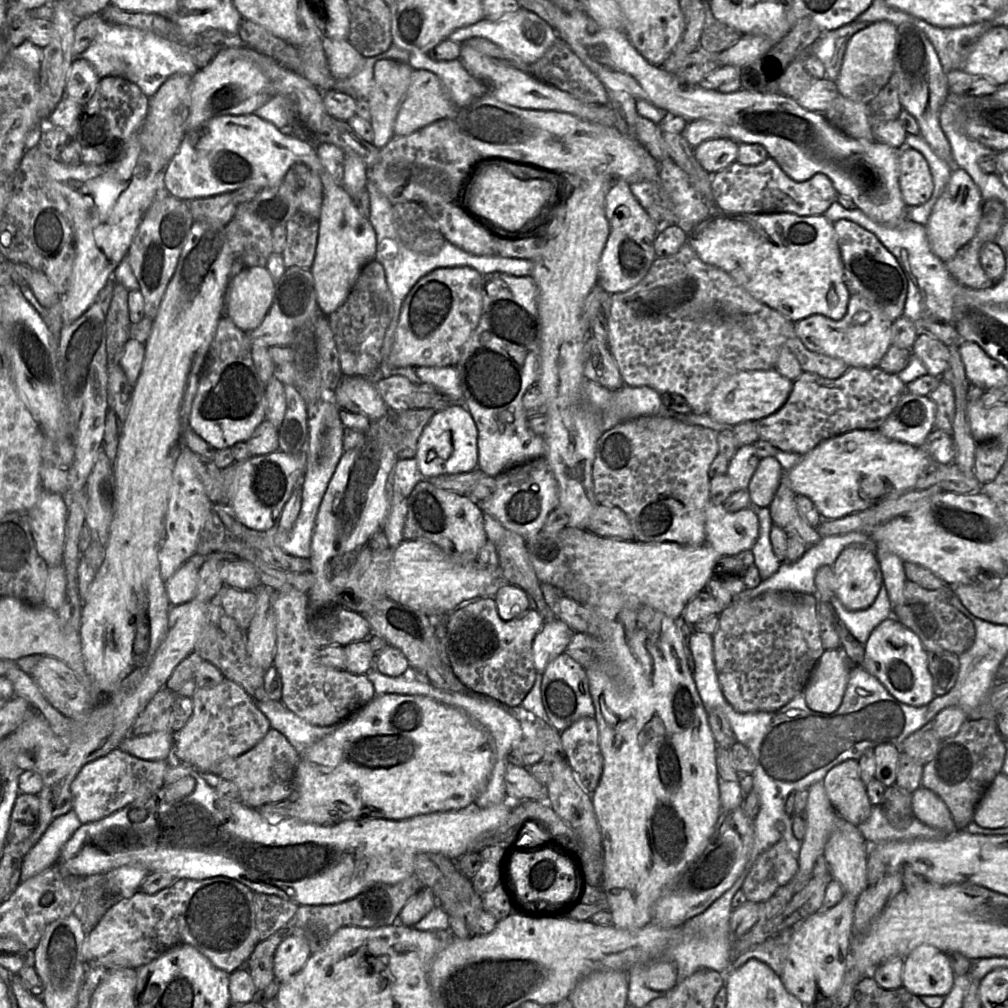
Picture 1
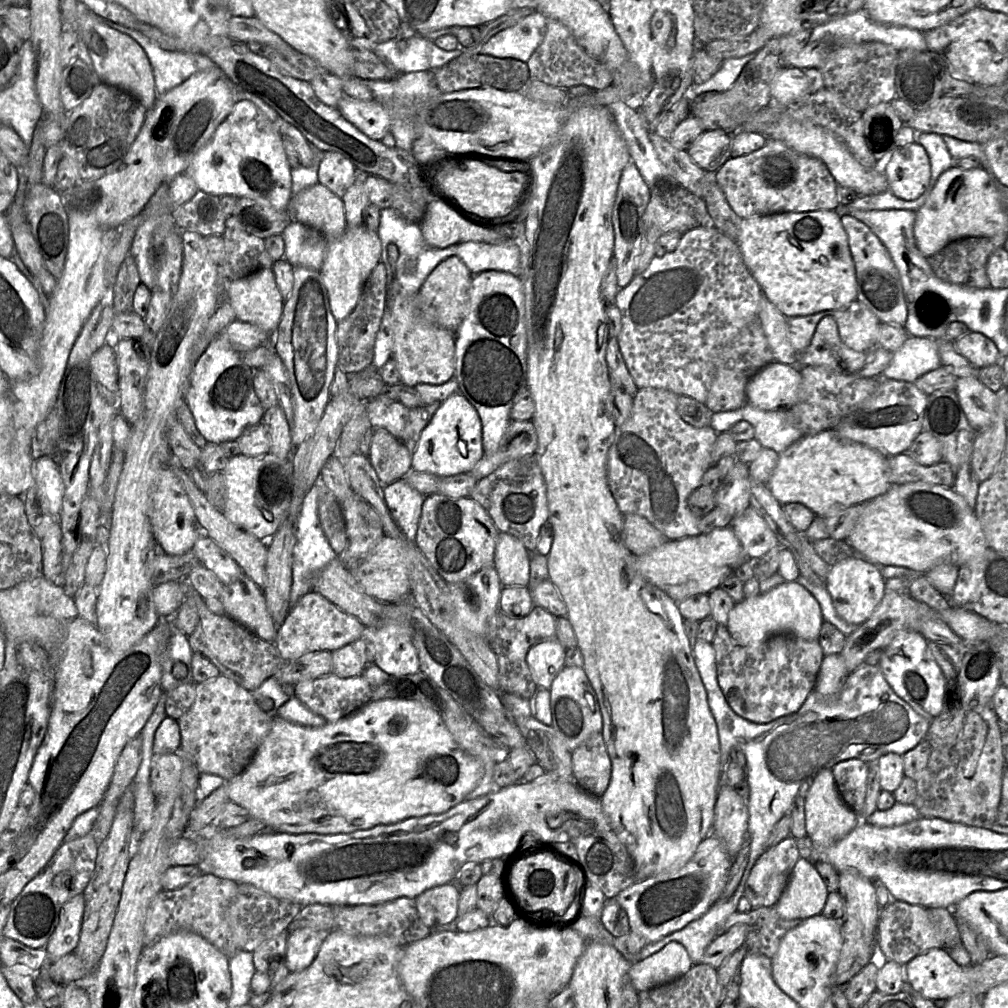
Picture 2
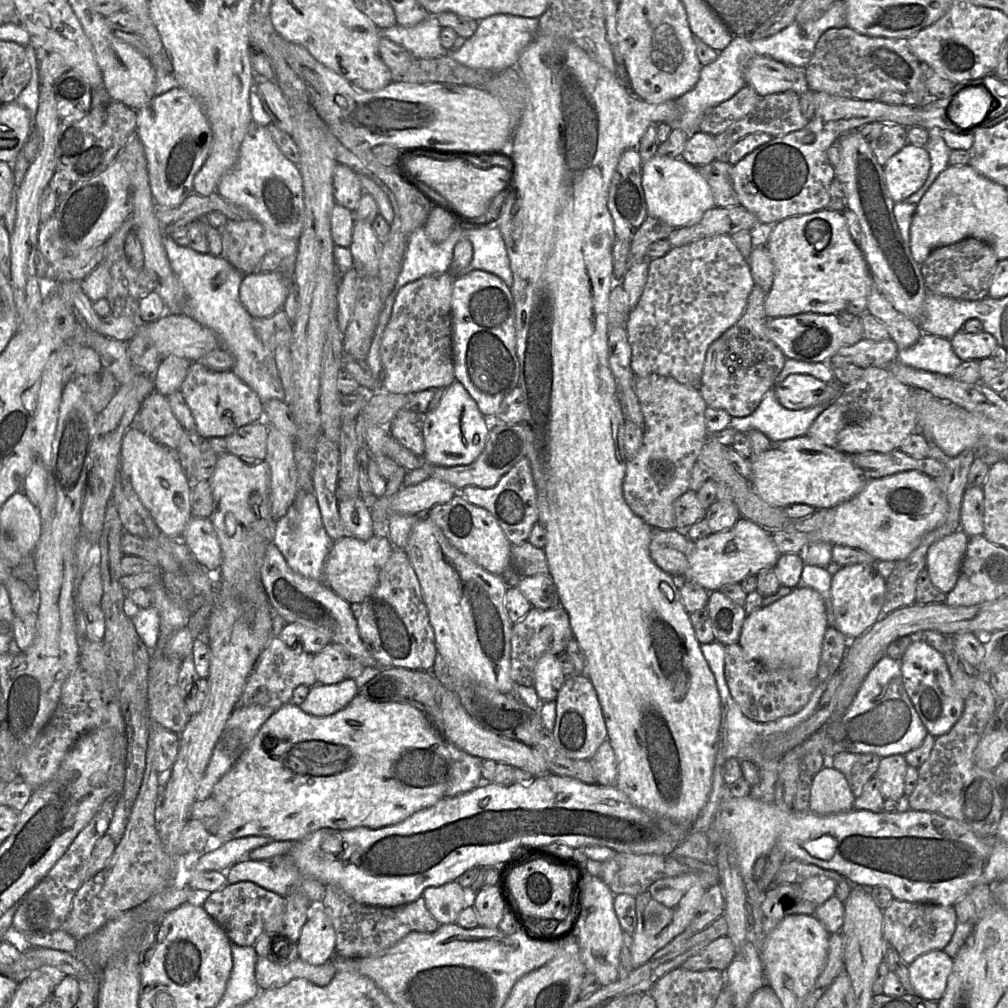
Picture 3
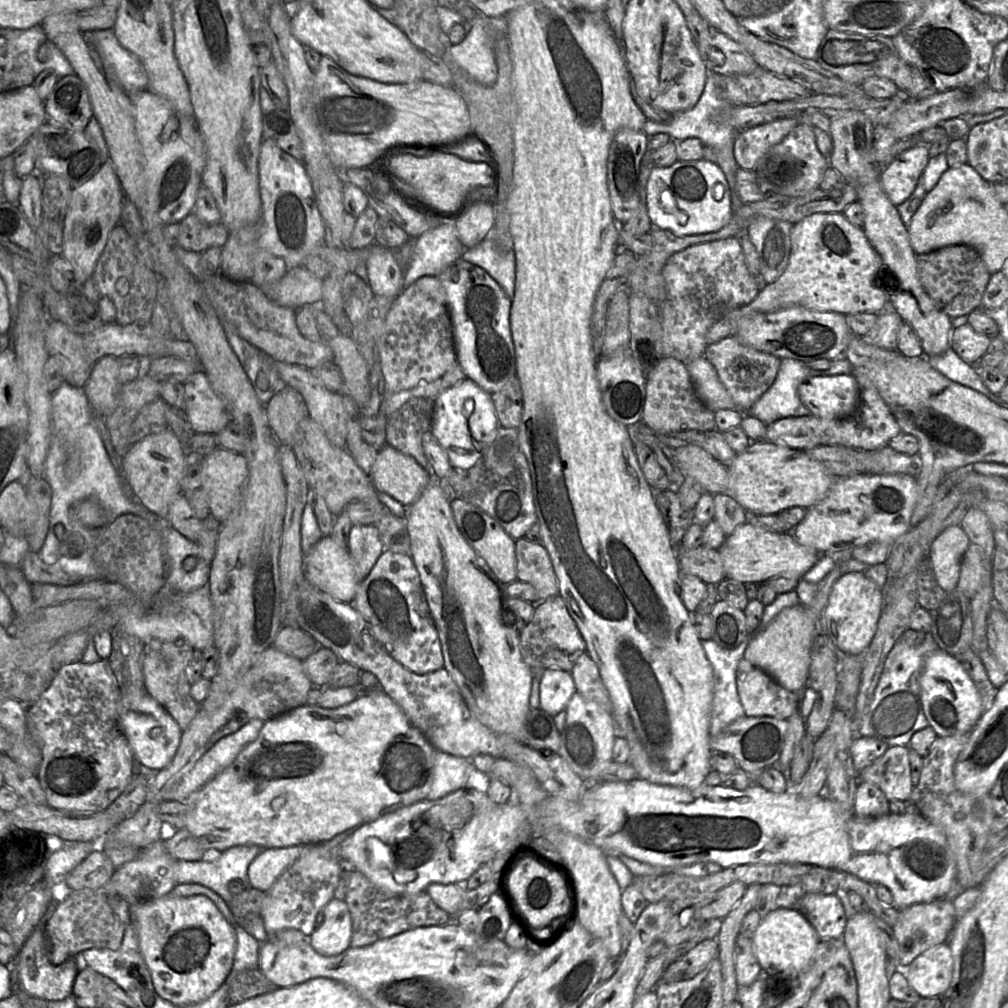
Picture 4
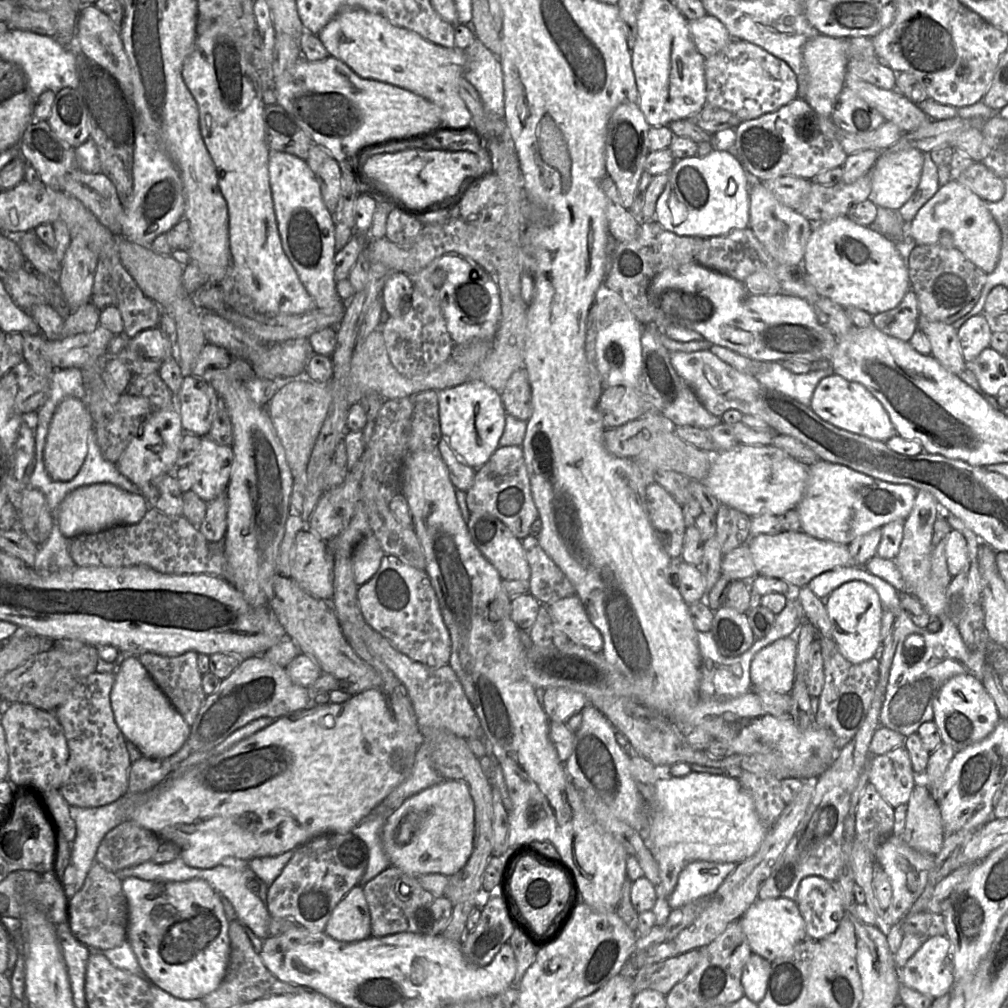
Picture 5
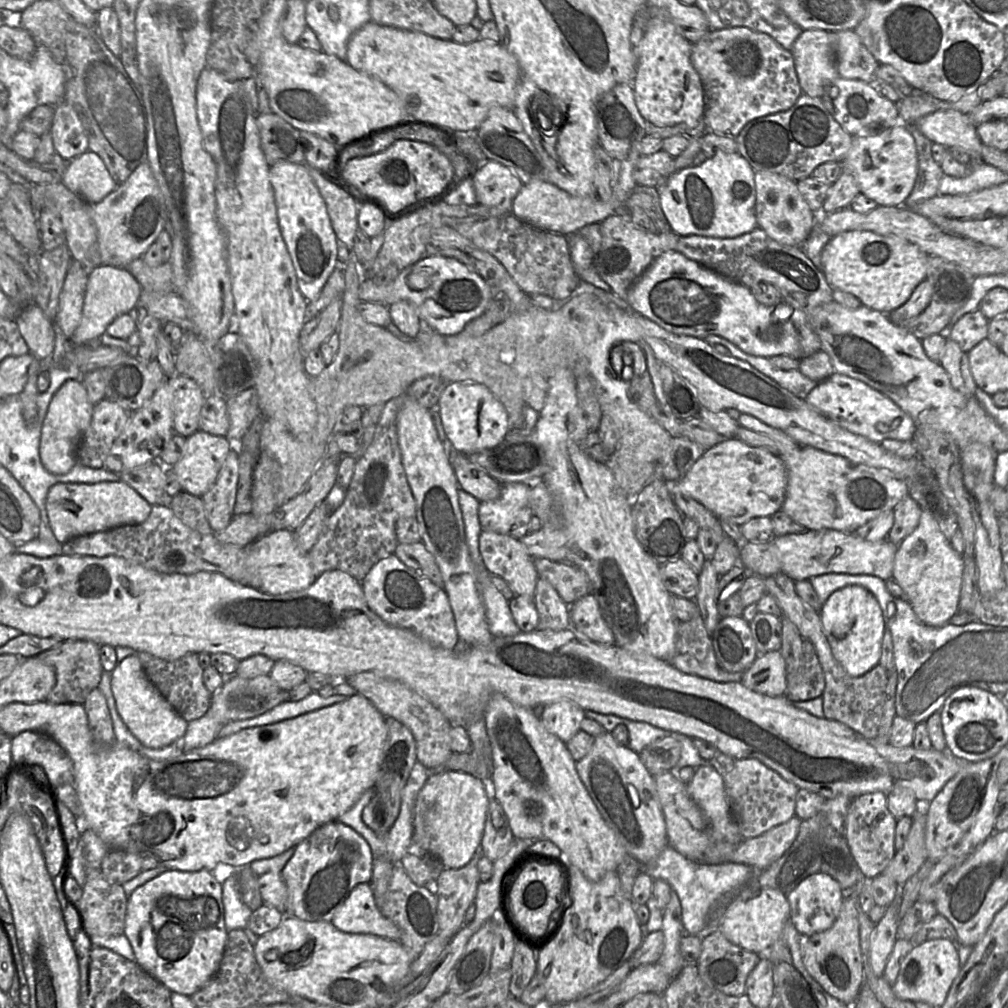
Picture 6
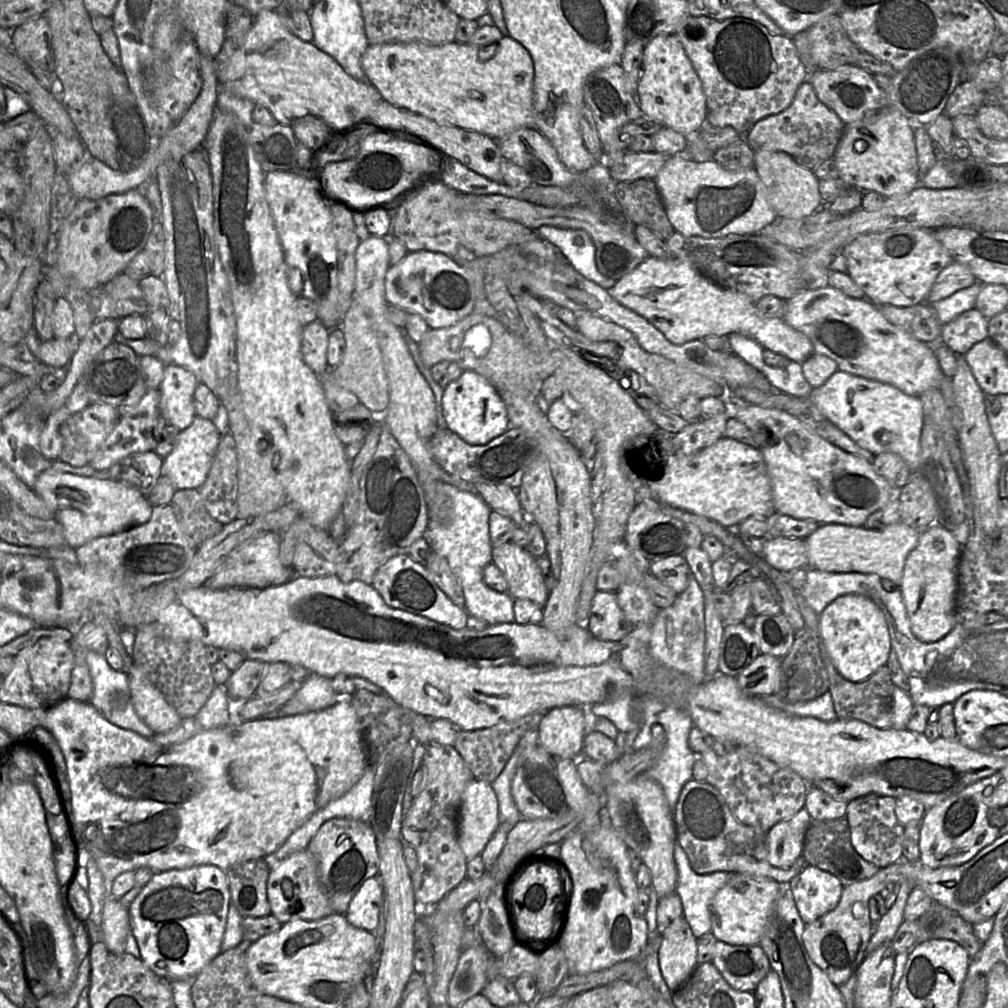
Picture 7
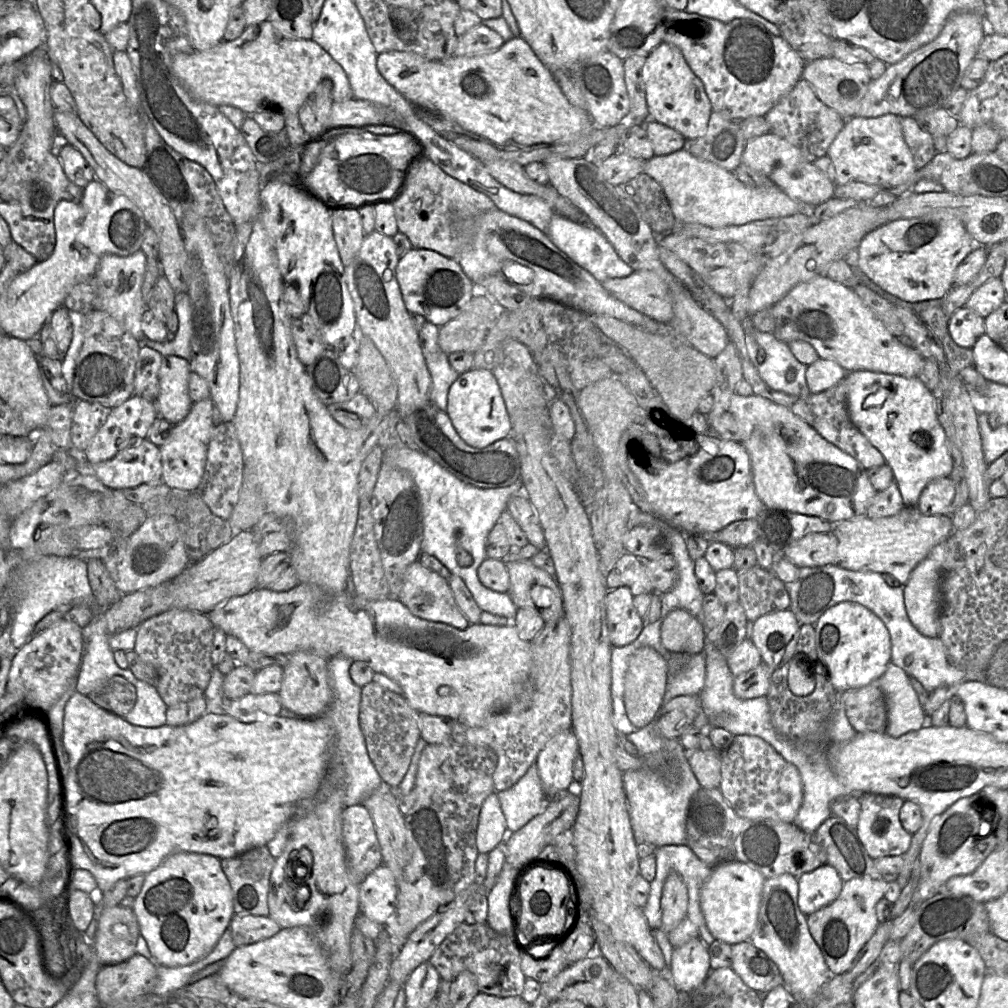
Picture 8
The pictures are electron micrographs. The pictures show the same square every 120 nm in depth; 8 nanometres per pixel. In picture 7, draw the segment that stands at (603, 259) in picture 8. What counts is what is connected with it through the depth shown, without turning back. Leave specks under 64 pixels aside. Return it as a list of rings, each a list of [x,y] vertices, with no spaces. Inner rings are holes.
[[[543,226],[536,230],[539,237],[554,244],[586,279],[608,290],[616,281],[603,276],[596,267],[595,244],[590,235],[581,229],[561,229]]]

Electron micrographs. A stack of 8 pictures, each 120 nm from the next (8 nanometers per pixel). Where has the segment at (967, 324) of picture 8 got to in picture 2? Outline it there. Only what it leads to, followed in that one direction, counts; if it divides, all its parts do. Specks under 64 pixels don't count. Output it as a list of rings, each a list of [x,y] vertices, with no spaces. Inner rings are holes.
[[[972,333],[954,342],[959,354],[973,366],[984,368],[1002,362],[1002,356],[995,343],[981,333]]]

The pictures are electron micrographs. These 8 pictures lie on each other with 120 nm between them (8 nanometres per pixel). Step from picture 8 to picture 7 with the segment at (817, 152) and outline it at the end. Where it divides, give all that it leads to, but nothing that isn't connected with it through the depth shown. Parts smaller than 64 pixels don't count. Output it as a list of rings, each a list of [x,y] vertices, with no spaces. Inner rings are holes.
[[[805,80],[797,89],[793,101],[786,109],[757,121],[744,135],[744,140],[754,151],[768,150],[785,152],[802,167],[814,170],[823,161],[833,158],[846,127],[839,116],[818,99],[810,81]]]

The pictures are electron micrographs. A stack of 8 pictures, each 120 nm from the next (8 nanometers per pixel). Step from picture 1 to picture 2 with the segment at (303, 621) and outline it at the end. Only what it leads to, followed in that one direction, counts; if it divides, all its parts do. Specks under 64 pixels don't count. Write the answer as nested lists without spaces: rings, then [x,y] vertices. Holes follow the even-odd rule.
[[[330,673],[298,682],[295,694],[308,709],[335,722],[369,703],[373,687],[362,676],[343,678]]]

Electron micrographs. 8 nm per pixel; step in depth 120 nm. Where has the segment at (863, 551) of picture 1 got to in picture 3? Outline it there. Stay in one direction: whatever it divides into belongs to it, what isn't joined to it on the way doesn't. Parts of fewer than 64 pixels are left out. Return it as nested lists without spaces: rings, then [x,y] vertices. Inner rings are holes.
[[[854,564],[843,566],[832,575],[831,598],[835,615],[835,628],[848,640],[862,636],[881,617],[885,602],[886,580],[875,565]]]

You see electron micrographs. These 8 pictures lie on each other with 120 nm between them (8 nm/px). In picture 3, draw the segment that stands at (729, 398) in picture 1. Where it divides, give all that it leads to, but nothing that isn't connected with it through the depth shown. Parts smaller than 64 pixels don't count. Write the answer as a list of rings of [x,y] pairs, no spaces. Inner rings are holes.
[[[791,374],[774,389],[779,403],[790,410],[810,408],[834,397],[834,386],[808,374]]]

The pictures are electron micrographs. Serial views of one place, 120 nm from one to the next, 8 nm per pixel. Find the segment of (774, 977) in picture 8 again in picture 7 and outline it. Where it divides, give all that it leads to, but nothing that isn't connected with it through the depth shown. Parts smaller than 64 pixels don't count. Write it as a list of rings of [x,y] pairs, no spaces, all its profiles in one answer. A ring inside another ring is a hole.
[[[717,940],[712,962],[728,984],[736,990],[754,992],[772,969],[759,945],[730,945]]]

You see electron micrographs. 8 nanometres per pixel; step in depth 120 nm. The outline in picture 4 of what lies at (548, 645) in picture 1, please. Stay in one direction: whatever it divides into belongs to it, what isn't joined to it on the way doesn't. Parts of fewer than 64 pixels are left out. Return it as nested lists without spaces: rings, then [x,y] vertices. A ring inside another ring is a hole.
[[[557,668],[543,669],[540,675],[540,708],[552,716],[564,711],[577,691],[572,675]]]

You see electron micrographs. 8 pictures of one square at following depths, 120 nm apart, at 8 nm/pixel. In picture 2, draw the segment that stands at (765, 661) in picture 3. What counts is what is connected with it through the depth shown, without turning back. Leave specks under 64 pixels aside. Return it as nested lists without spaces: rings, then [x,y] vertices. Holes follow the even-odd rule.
[[[797,581],[787,582],[757,596],[744,598],[729,613],[727,629],[737,643],[755,646],[777,634],[818,640],[824,618],[817,599]]]

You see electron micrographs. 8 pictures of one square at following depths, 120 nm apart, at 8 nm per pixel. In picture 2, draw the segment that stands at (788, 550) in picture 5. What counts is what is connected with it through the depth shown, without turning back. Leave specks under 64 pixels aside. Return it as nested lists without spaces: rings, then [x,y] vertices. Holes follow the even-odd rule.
[[[729,525],[706,534],[668,540],[655,550],[637,556],[637,567],[649,582],[680,603],[688,597],[709,594],[720,587],[747,559],[749,558],[745,555],[739,539]]]

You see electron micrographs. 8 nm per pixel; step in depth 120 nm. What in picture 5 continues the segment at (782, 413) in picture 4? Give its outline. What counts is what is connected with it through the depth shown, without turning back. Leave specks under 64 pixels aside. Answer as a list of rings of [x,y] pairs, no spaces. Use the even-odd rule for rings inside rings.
[[[765,361],[767,367],[756,375],[764,386],[791,396],[805,405],[810,405],[813,392],[819,381],[834,373],[831,366],[808,373],[794,373],[781,363]]]

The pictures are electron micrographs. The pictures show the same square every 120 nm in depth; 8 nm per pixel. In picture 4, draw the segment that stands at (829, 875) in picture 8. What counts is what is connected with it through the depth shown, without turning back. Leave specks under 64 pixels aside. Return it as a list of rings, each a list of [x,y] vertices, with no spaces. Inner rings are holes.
[[[835,893],[806,894],[802,900],[801,913],[812,925],[820,940],[841,939],[848,918],[841,900]]]

